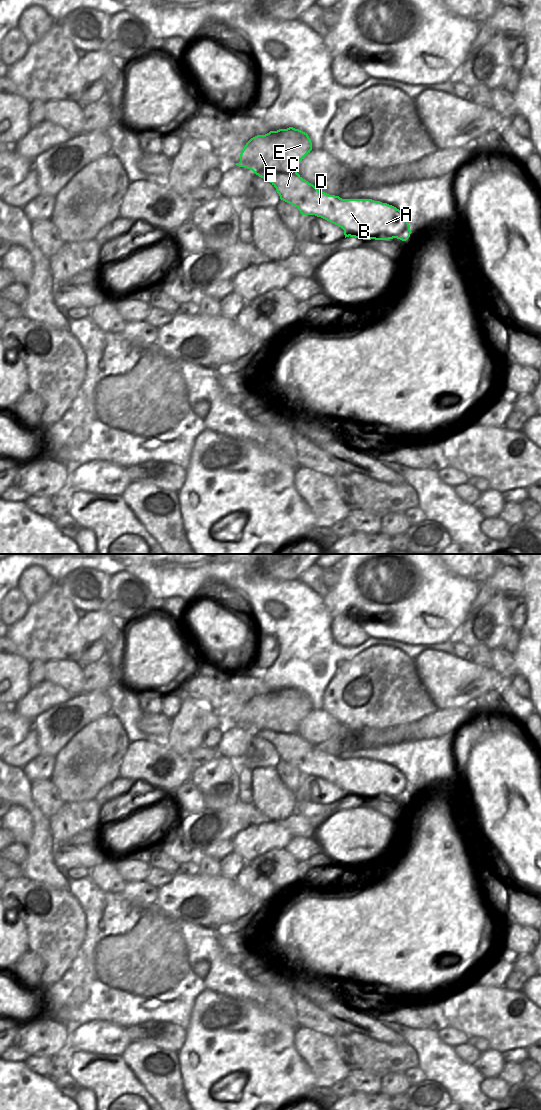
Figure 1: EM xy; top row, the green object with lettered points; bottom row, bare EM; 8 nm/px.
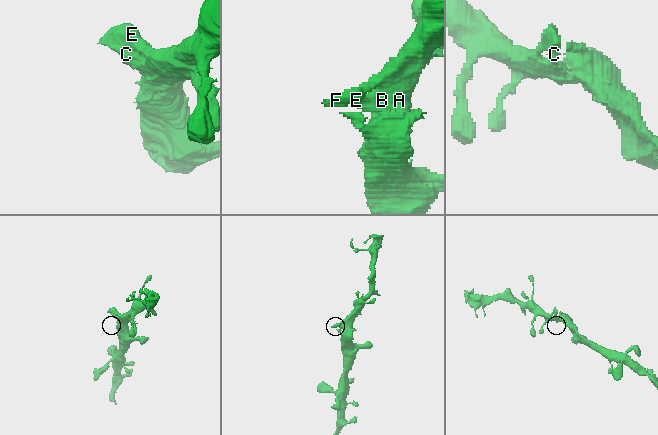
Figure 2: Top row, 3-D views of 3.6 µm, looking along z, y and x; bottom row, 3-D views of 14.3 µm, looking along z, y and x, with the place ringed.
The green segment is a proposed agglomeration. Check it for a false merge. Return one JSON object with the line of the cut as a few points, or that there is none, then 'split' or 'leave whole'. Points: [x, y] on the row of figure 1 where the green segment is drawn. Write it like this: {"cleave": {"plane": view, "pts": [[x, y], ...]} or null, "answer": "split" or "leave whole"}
{"cleave": null, "answer": "leave whole"}

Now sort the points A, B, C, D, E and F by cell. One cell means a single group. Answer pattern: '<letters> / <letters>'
A B C D E F

